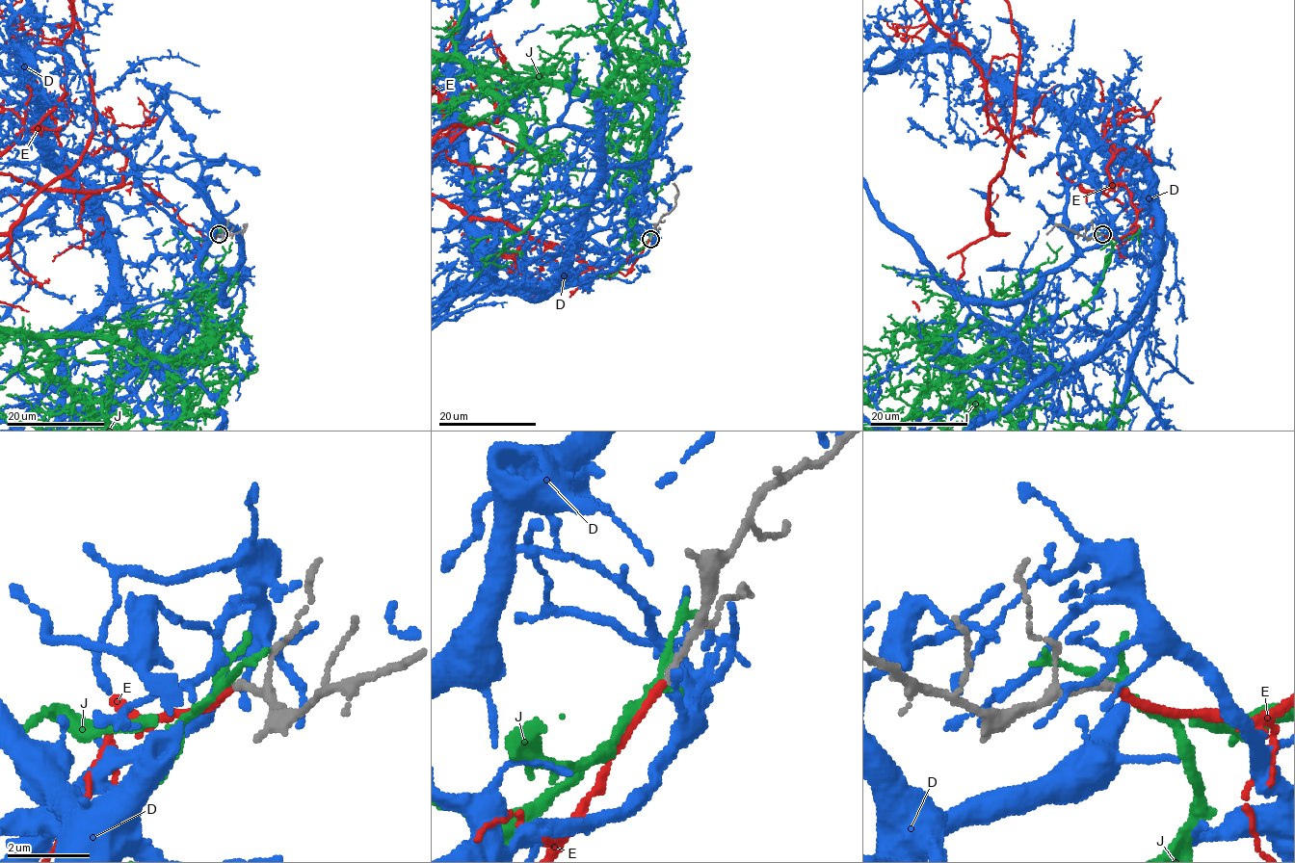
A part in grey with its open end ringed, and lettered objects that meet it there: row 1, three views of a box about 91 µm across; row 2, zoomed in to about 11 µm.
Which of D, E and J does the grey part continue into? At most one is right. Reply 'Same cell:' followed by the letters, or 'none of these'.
Same cell: E

